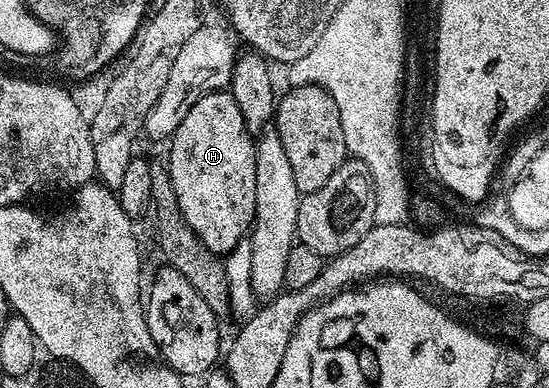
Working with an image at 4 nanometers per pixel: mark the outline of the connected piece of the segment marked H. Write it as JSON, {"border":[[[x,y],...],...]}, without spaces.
{"border":[[[231,92],[202,95],[202,99],[186,111],[186,119],[182,119],[178,131],[170,138],[171,145],[172,150],[166,153],[170,179],[186,223],[211,253],[231,253],[235,245],[249,236],[252,220],[256,218],[256,142]]]}

